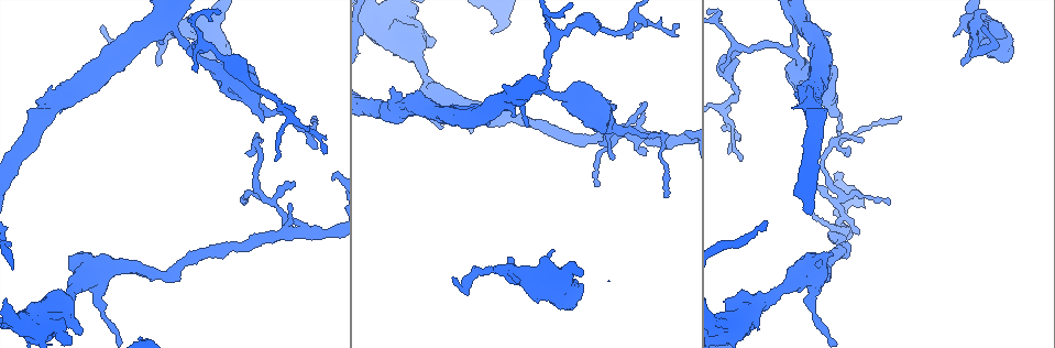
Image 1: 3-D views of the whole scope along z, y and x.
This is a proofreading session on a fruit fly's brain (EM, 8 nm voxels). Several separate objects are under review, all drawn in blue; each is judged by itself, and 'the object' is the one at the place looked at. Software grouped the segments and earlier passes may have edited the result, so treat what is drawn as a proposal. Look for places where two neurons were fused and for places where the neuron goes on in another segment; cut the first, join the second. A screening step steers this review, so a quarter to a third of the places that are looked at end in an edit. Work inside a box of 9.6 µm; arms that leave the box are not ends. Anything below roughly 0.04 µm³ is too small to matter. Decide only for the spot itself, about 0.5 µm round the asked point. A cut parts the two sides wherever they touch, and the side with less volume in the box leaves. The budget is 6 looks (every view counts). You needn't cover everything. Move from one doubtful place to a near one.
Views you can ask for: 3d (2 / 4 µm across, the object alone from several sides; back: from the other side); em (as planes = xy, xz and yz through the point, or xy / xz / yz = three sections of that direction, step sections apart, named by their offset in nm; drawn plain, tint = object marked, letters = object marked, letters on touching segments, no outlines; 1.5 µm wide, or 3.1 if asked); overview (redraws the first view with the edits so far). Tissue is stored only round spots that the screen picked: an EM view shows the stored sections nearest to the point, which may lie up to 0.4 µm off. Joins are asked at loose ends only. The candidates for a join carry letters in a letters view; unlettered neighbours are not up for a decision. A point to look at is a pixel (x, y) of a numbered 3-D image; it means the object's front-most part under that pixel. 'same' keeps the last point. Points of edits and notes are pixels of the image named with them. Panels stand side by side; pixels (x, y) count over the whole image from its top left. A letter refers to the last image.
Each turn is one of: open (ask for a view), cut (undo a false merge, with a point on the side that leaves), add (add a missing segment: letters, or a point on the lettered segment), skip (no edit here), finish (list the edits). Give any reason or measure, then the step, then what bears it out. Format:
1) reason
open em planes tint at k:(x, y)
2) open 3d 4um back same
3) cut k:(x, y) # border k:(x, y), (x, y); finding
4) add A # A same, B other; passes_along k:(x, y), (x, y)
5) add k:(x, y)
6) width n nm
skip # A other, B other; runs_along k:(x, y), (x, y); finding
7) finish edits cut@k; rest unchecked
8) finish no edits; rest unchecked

open 3d 4um at 1:(331, 179)

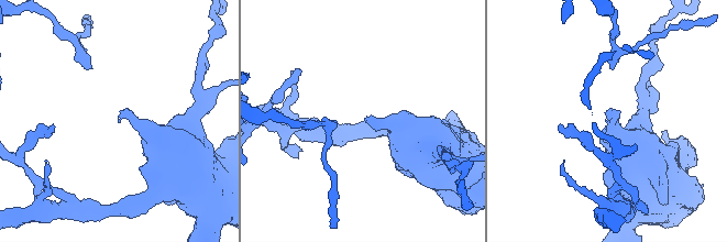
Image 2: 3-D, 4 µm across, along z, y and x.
now the EM
open em planes tint at 2:(368, 121)

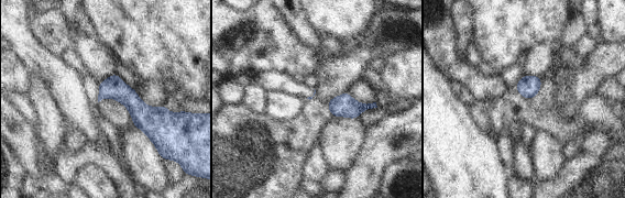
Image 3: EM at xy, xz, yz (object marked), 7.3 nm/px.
open em planes letters same

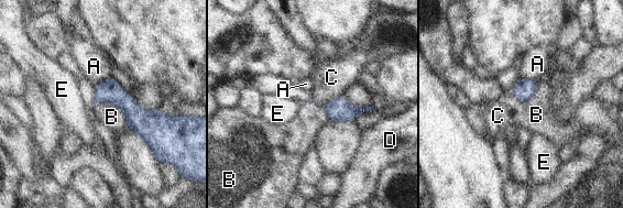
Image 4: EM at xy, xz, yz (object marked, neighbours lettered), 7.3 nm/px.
longest_contact B 200 nm
skip # A other, B other, C other, D other, E other; border 4:(109, 76), (94, 87); none of them fits

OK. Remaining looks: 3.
branch stops here
open 3d 4um at 1:(856, 228)

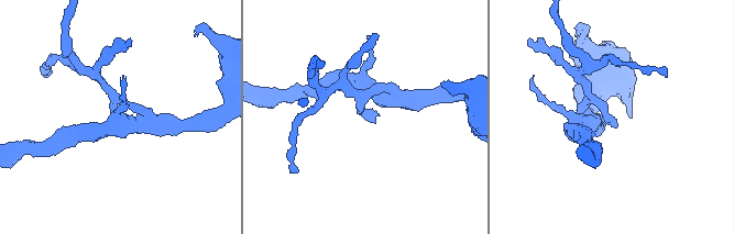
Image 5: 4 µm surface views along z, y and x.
arms 3; need the tissue
open em planes letters at 5:(361, 113)

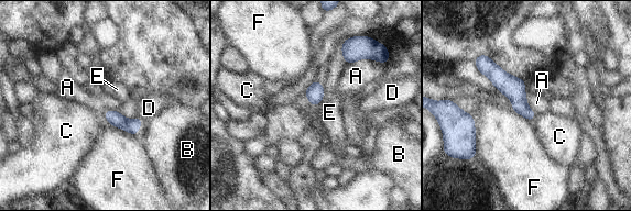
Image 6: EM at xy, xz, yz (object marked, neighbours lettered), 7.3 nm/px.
skip # A other, B other, C other, D other, E other, F other; border 6:(377, 60), (360, 58), (347, 64); none of them fits

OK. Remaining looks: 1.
thin end
open em planes letters at 1:(677, 25)

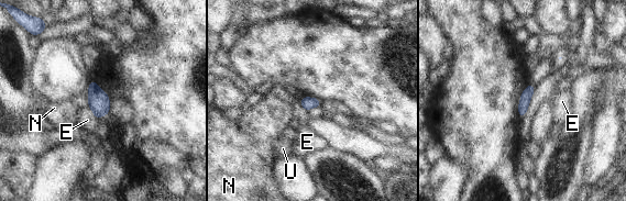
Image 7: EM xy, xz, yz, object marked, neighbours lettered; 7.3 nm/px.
width 80 nm
skip # E other, N other, U other; border 7:(301, 96), (300, 103), (305, 110); none of them fits

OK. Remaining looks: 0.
finish no edits; rest unchecked

